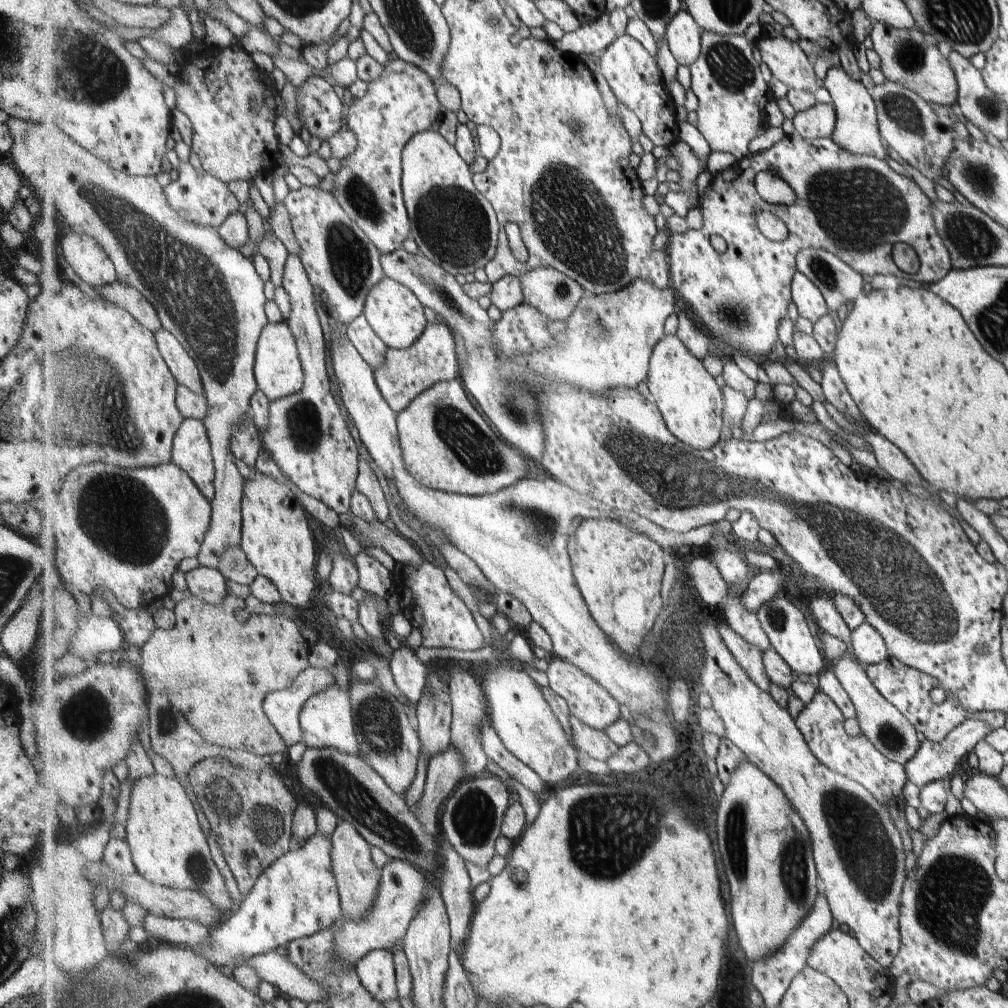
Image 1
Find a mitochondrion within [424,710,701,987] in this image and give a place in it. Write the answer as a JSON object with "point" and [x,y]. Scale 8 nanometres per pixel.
{"point":[600,827]}

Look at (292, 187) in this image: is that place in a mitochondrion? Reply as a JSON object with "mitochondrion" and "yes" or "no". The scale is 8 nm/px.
{"mitochondrion":"no"}

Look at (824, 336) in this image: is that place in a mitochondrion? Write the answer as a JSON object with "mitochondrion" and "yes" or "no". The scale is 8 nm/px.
{"mitochondrion":"no"}

